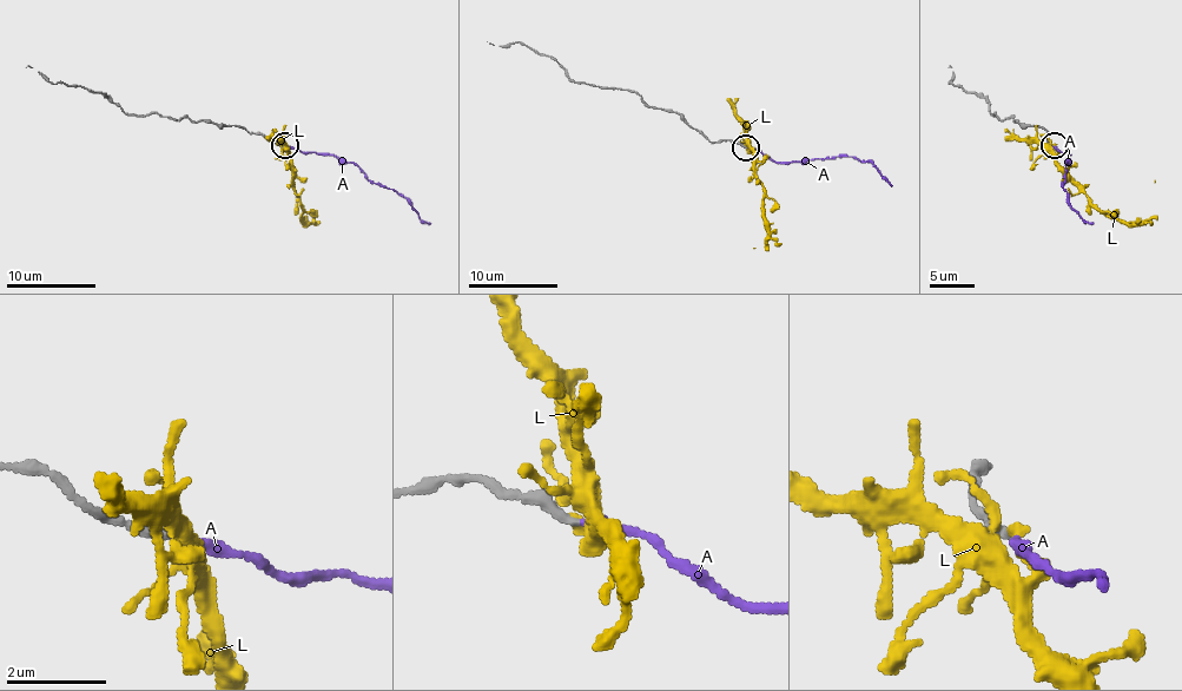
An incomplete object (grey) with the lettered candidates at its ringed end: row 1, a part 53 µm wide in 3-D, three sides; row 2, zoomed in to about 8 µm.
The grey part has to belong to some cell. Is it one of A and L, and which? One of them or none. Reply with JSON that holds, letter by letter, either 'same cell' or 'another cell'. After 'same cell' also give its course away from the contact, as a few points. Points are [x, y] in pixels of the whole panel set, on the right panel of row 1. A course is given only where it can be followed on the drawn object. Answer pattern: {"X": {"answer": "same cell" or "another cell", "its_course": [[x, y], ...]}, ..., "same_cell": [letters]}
{"A": {"answer": "same cell", "its_course": [[1055, 146], [1062, 152], [1068, 152], [1063, 188], [1068, 204], [1093, 224]]}, "L": {"answer": "another cell"}, "same_cell": ["A"]}

